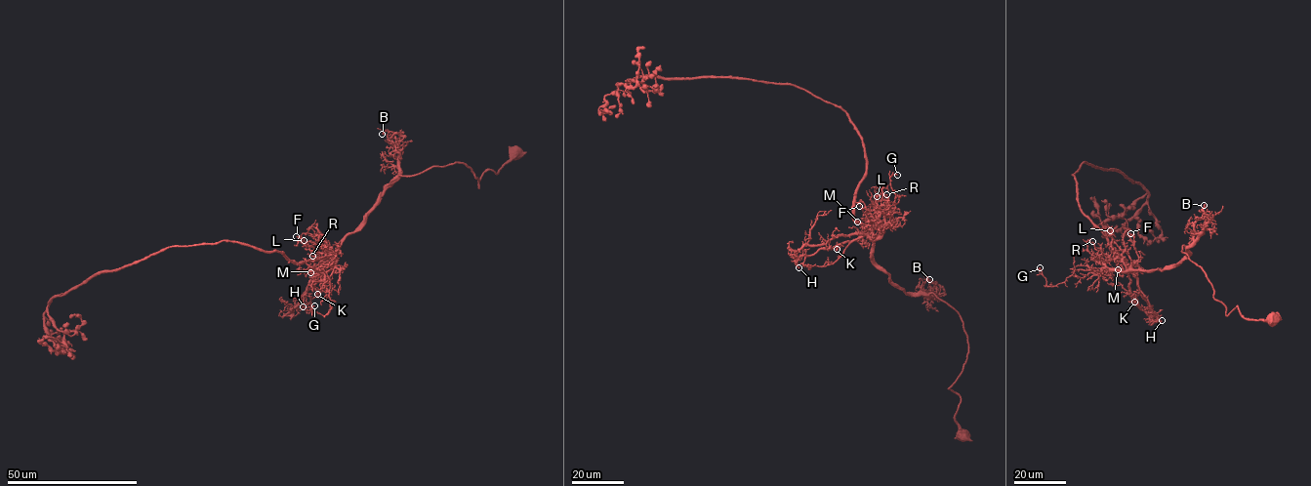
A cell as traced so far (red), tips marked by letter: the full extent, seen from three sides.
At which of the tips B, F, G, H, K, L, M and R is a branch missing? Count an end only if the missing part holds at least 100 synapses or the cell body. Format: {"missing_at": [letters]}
{"missing_at": []}

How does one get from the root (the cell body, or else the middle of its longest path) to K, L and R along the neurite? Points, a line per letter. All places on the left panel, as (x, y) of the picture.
K: (514, 153), (496, 174), (482, 174), (479, 187), (461, 163), (399, 176), (324, 260), (313, 280), (317, 294)
L: (514, 153), (496, 174), (482, 174), (479, 187), (461, 163), (399, 176), (332, 254), (297, 241), (304, 240)
R: (514, 153), (479, 187), (461, 163), (399, 176), (334, 256), (312, 256)

